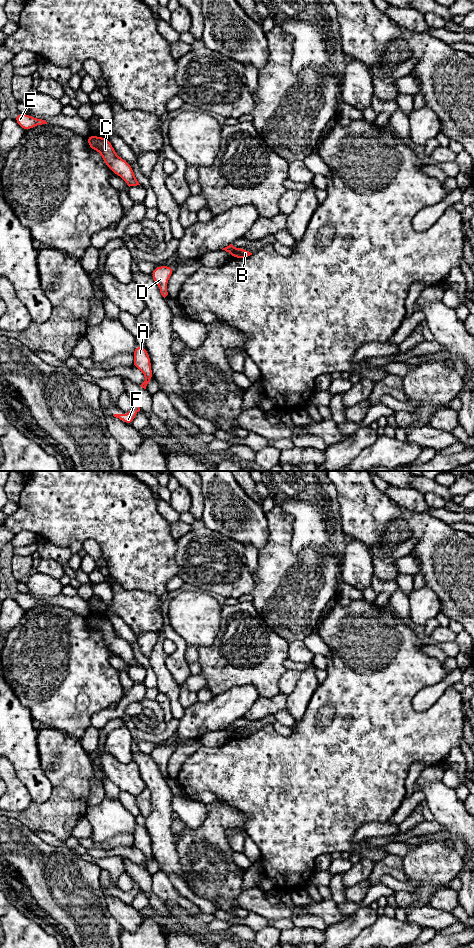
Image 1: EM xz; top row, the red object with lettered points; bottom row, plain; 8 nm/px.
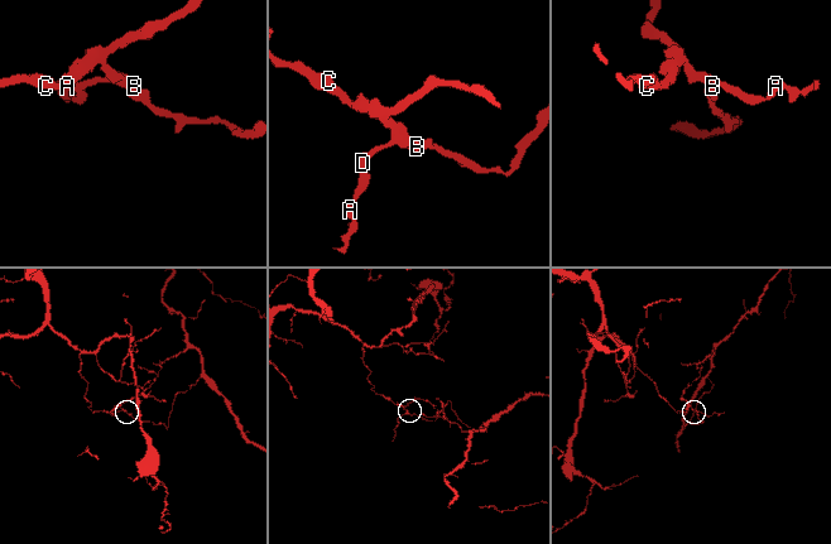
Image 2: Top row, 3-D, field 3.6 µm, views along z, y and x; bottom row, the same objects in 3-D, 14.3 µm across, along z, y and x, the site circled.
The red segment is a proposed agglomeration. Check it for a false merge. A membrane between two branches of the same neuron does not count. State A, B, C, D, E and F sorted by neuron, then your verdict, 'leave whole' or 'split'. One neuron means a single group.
A C D E F / B | split

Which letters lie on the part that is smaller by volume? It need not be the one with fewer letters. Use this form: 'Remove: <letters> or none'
Remove: B

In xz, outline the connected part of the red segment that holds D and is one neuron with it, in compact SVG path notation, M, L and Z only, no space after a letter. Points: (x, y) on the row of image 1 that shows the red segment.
M157 266L151 273L151 277L158 285L160 293L164 298L168 295L167 283L173 272L173 266Z

